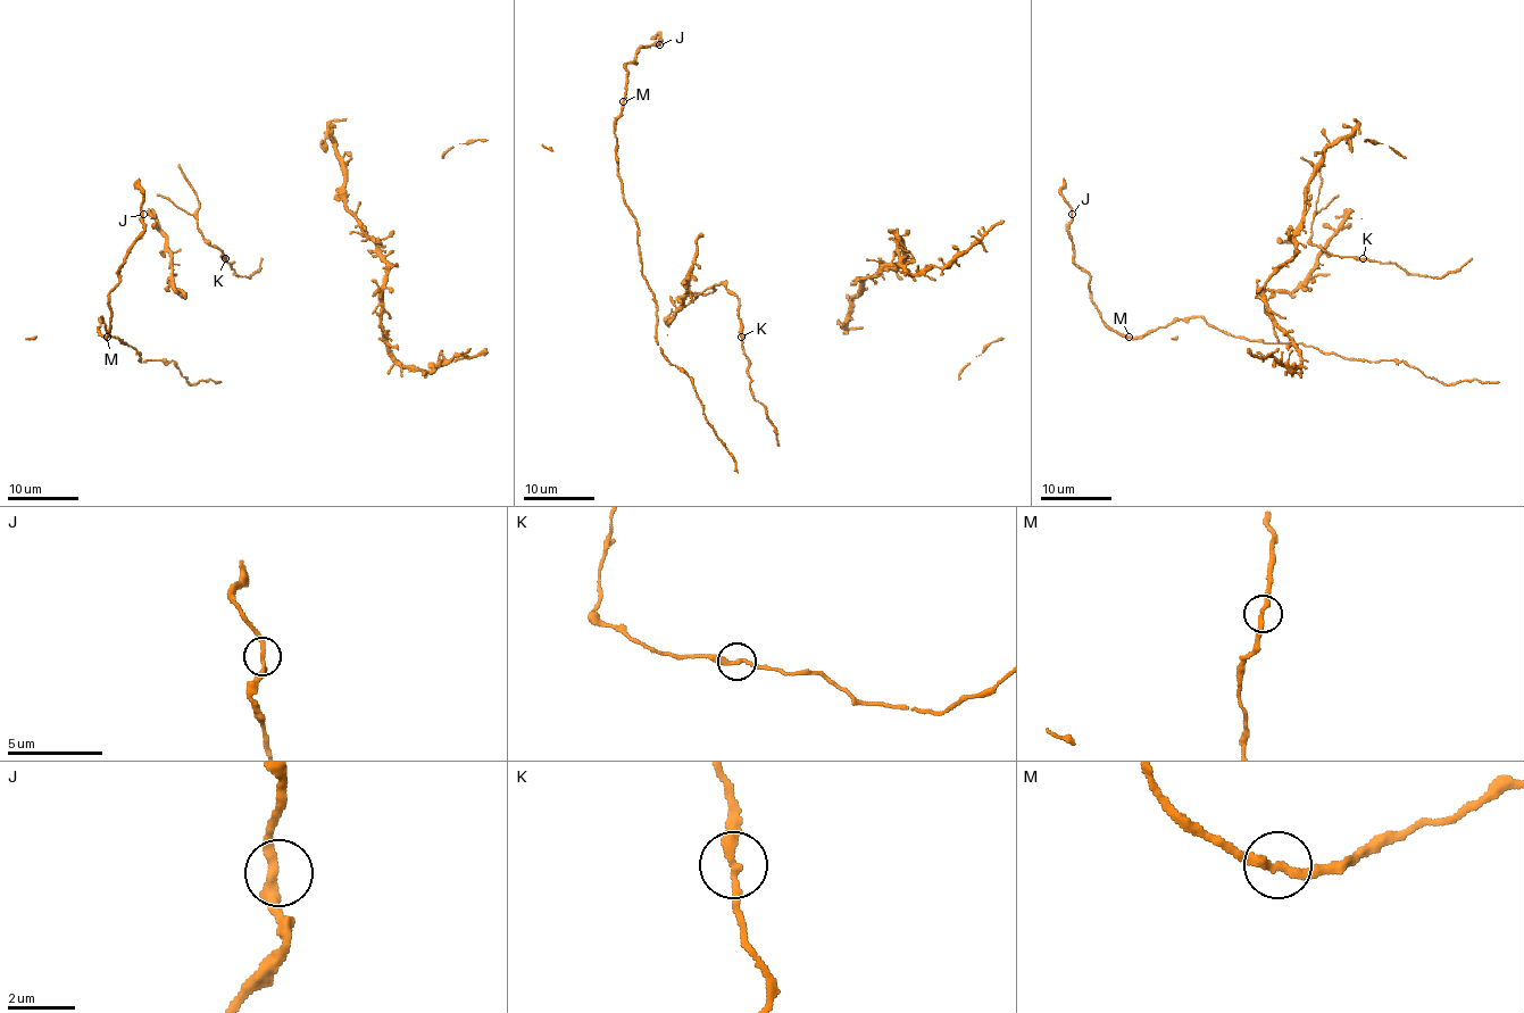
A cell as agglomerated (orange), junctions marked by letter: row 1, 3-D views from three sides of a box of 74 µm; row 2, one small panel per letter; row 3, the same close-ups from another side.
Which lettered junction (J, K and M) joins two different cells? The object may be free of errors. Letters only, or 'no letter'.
no letter

